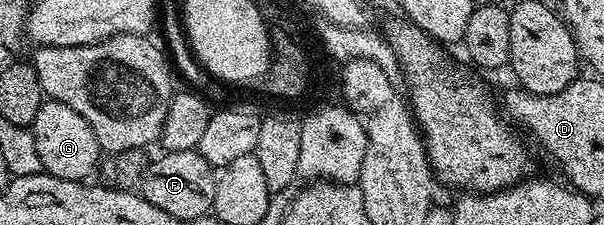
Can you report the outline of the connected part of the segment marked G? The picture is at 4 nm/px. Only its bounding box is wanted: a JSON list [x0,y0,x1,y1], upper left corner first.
[31,100,98,182]

